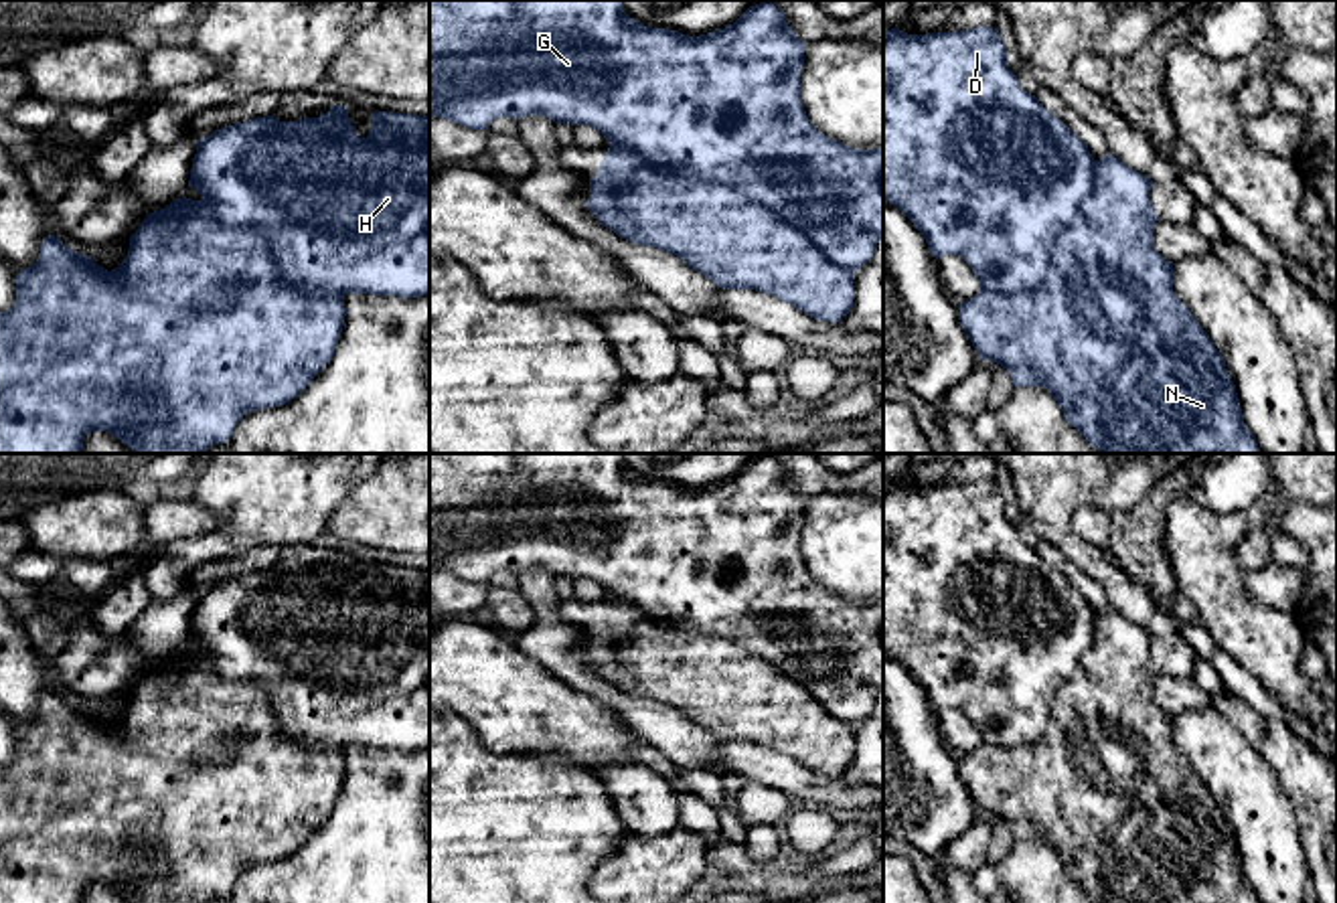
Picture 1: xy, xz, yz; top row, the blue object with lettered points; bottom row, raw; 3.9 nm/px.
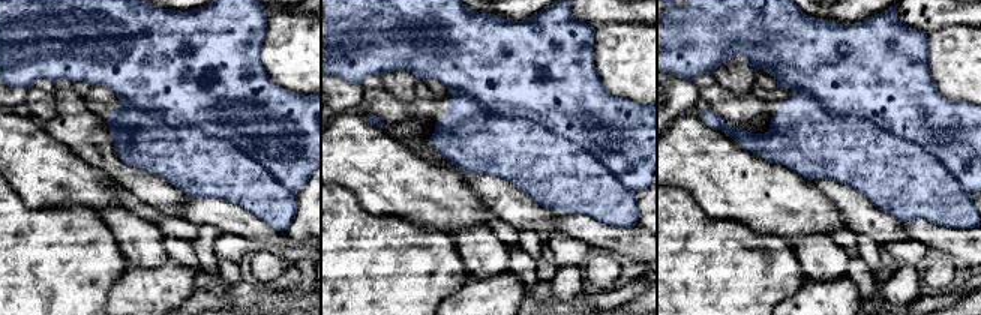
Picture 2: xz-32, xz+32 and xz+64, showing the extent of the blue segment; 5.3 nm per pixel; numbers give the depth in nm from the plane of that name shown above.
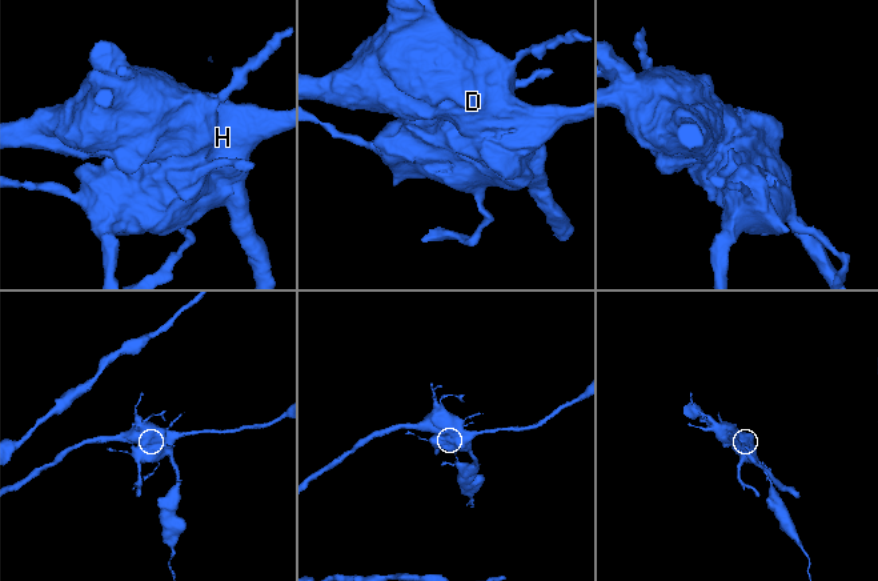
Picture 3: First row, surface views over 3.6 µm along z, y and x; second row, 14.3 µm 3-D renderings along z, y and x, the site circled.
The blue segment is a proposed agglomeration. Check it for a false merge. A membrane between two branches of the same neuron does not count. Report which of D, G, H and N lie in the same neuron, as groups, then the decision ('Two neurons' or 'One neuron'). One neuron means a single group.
Groups: D G H / N. Two neurons

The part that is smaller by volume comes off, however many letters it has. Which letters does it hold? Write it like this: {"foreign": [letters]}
{"foreign": ["N"]}

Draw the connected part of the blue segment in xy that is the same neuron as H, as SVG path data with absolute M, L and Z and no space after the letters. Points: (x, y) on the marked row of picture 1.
M332 105L320 117L304 117L298 121L280 121L273 113L227 126L199 140L188 186L196 188L201 198L211 204L213 215L223 227L259 231L269 243L280 277L300 296L344 298L348 294L373 294L411 300L429 294L429 115L375 111L367 138L357 136L357 128L350 124L344 105Z

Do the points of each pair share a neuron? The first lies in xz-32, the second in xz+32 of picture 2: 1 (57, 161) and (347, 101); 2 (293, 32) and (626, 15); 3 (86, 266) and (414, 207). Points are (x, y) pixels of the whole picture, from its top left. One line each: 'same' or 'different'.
1: different
2: different
3: different

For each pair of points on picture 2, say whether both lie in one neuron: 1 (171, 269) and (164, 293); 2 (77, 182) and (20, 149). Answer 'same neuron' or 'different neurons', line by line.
1: same neuron
2: same neuron

